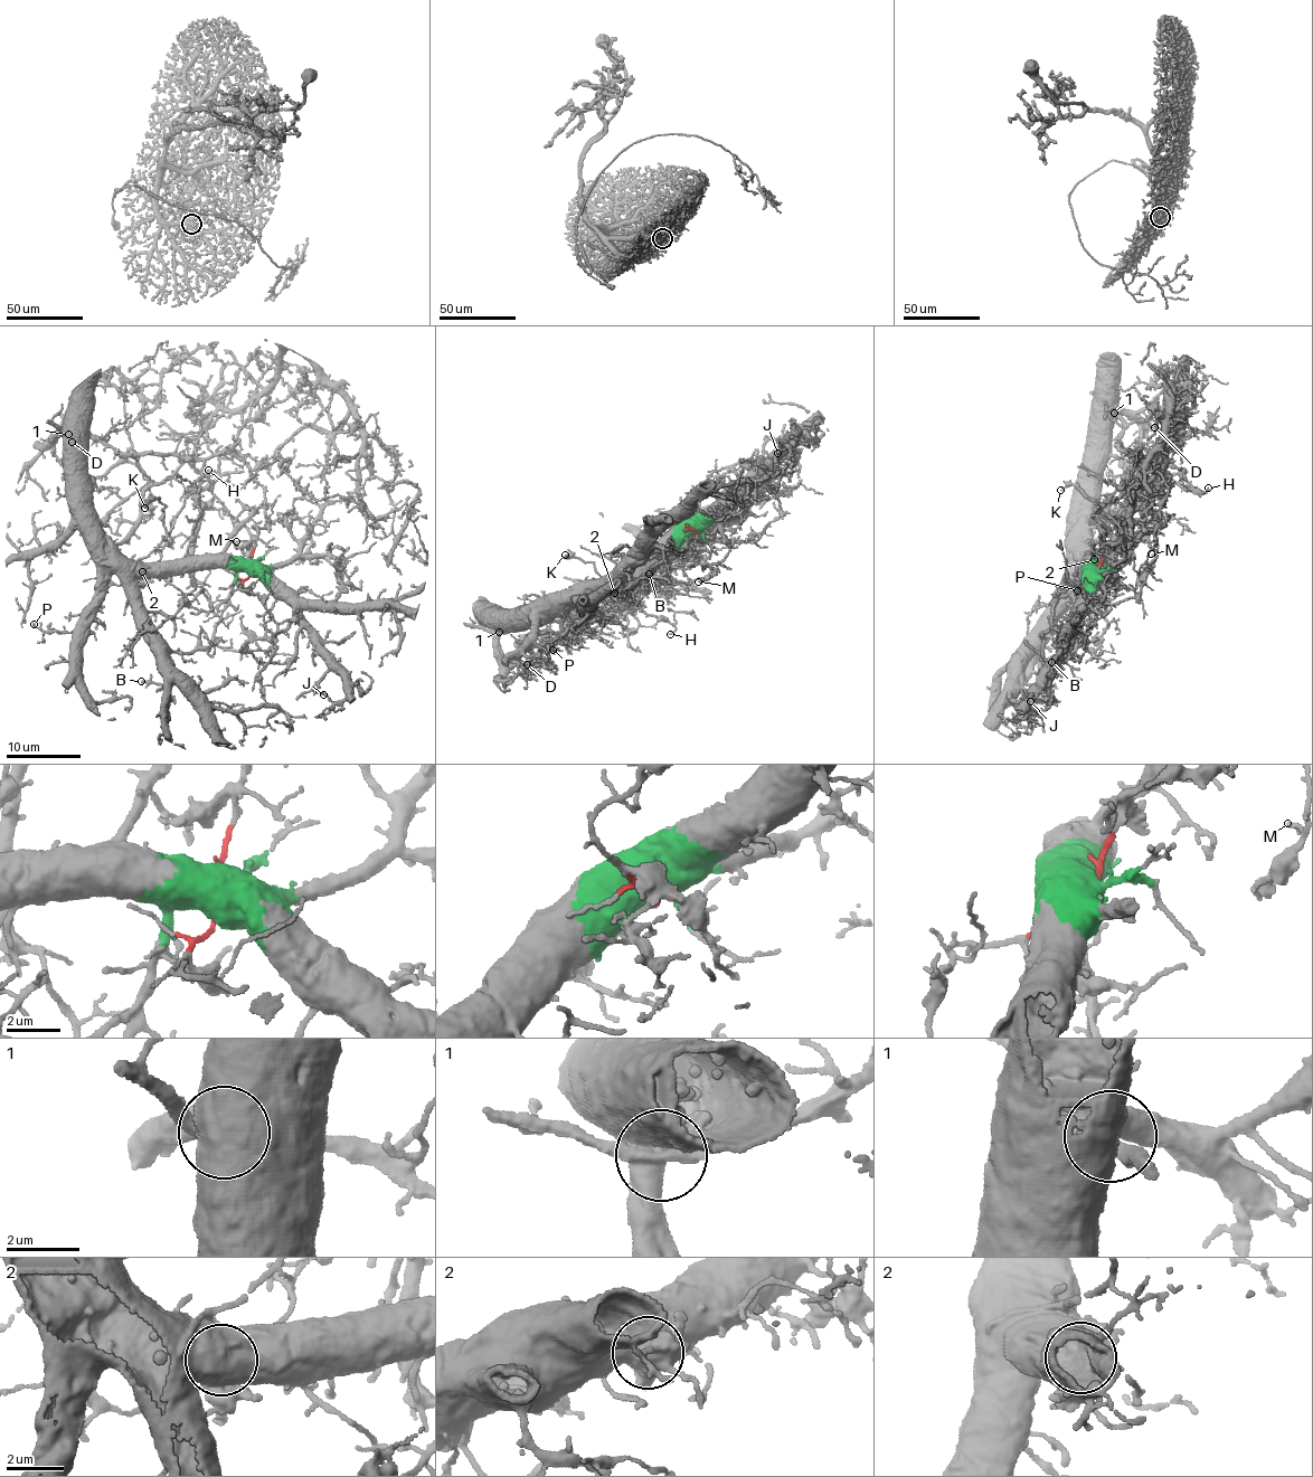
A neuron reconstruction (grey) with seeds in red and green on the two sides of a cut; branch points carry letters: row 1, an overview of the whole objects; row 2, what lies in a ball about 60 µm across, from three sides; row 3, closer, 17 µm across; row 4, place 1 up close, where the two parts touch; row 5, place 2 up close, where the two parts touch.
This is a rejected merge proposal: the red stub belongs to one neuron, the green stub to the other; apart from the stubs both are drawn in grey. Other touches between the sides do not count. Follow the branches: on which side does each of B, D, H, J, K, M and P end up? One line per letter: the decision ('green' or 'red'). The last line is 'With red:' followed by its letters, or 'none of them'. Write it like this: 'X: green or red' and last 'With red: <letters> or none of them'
B: green
D: green
H: red
J: green
K: red
M: red
P: green
With red: H, K, M

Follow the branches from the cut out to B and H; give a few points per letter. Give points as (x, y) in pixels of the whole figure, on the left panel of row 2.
B: (249, 569), (162, 569), (137, 579), (140, 609), (169, 666), (169, 681), (162, 685), (141, 681)
H: (249, 569), (256, 540), (267, 520), (263, 485), (234, 456), (195, 458), (196, 470), (215, 472), (207, 470)

